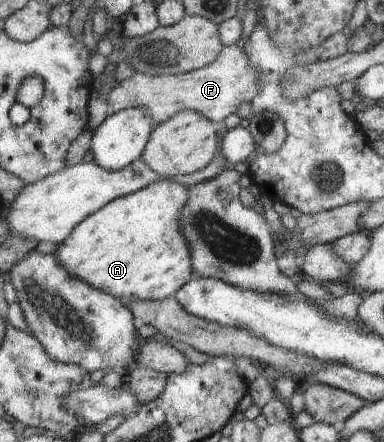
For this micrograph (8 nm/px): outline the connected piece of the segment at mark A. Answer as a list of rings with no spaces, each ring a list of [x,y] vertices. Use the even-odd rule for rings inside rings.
[[[162,179],[161,181],[152,183],[150,186],[143,188],[141,191],[129,194],[128,196],[112,201],[107,207],[98,211],[95,215],[88,217],[77,229],[71,234],[71,237],[64,243],[60,244],[54,255],[59,259],[61,266],[66,268],[72,276],[79,276],[82,280],[86,280],[88,284],[98,288],[104,292],[110,292],[124,305],[128,305],[136,298],[142,300],[164,300],[171,296],[176,296],[176,293],[186,286],[194,277],[196,277],[195,269],[193,268],[193,251],[187,239],[187,235],[181,226],[181,216],[189,203],[191,197],[191,187],[185,187],[180,183],[176,183],[174,179]]]

